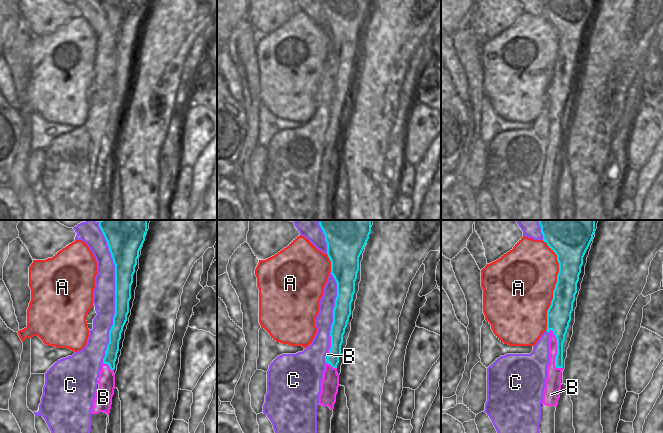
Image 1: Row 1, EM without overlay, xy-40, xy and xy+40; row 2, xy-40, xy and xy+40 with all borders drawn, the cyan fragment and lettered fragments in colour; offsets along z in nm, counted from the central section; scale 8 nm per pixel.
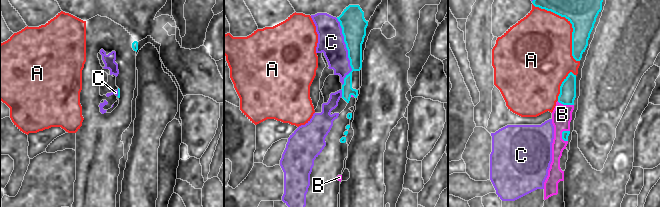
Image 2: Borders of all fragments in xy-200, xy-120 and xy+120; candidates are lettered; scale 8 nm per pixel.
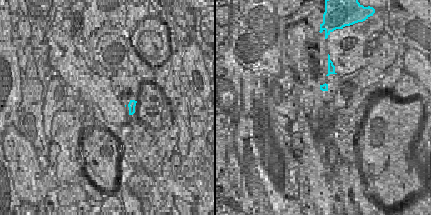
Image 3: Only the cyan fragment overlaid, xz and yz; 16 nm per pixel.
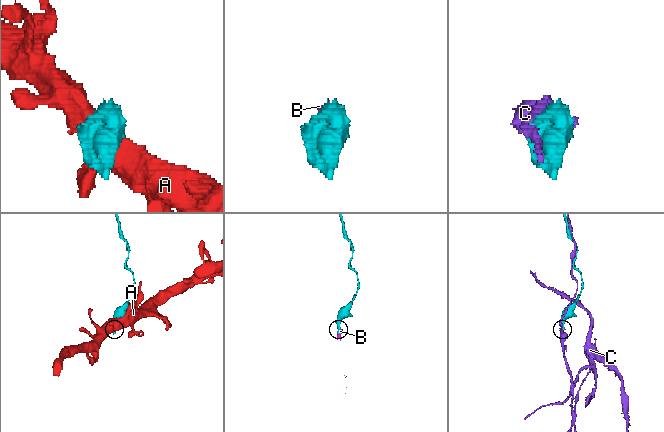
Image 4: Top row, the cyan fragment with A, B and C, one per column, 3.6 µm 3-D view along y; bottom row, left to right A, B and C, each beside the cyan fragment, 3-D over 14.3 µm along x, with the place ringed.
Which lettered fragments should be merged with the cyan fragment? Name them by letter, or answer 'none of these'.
B

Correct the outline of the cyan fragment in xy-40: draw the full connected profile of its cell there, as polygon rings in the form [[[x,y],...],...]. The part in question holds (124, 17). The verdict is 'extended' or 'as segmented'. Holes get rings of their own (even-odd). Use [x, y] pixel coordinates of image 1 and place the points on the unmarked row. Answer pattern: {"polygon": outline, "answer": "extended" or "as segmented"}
{"polygon": [[[99,0],[99,3],[107,17],[115,41],[115,91],[113,93],[113,101],[109,107],[109,119],[105,127],[105,133],[101,139],[101,147],[98,156],[99,166],[95,169],[95,175],[91,185],[89,220],[107,220],[107,193],[110,189],[115,165],[115,151],[113,147],[115,145],[115,137],[119,127],[121,109],[129,89],[133,51],[135,49],[139,27],[145,17],[145,11],[147,9],[147,0]]], "answer": "extended"}

